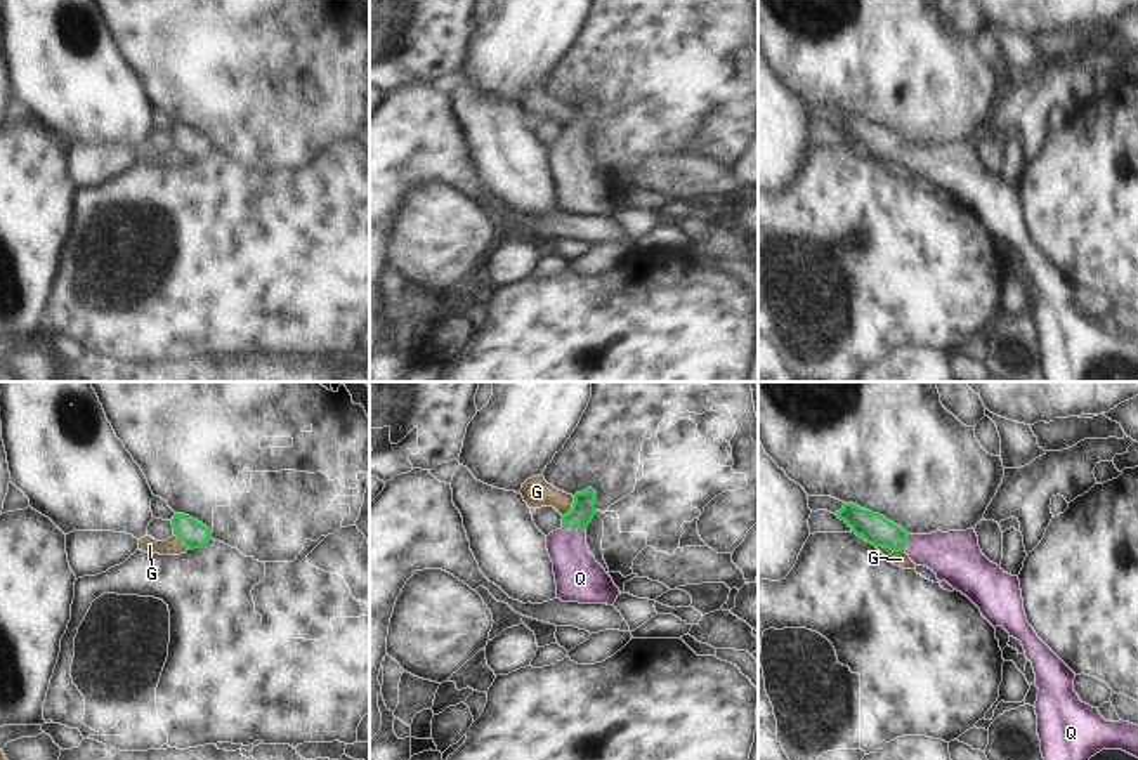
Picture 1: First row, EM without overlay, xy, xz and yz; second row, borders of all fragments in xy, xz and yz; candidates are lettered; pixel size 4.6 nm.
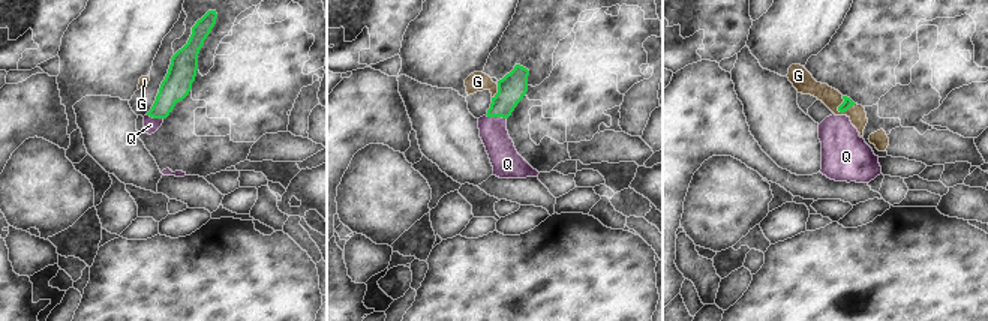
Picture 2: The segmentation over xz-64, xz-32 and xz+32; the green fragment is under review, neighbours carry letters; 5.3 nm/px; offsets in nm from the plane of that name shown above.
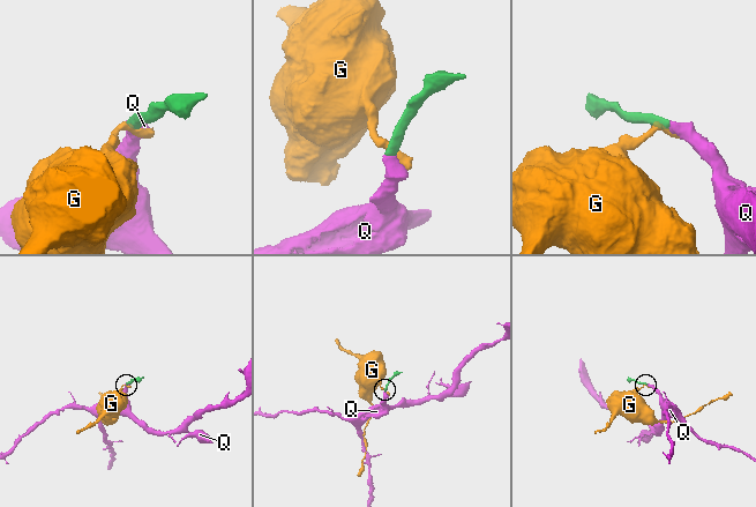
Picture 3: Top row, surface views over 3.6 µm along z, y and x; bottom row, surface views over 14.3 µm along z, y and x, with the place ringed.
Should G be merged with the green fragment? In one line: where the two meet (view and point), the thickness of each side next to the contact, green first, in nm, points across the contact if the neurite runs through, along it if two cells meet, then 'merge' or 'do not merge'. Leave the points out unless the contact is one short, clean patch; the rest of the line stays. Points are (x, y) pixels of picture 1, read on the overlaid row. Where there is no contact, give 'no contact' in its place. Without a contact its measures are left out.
meets green in yz at (890, 549); 140 nm thick on the green side, 70 nm on the other; border along yz (876, 545), (904, 550); do not merge

